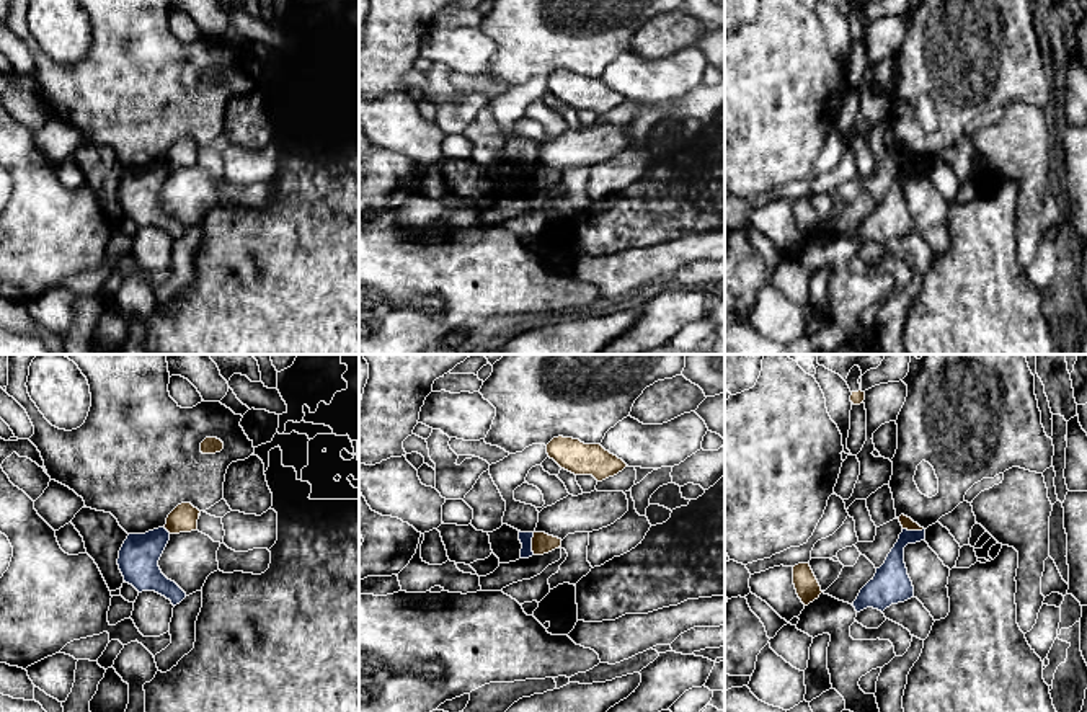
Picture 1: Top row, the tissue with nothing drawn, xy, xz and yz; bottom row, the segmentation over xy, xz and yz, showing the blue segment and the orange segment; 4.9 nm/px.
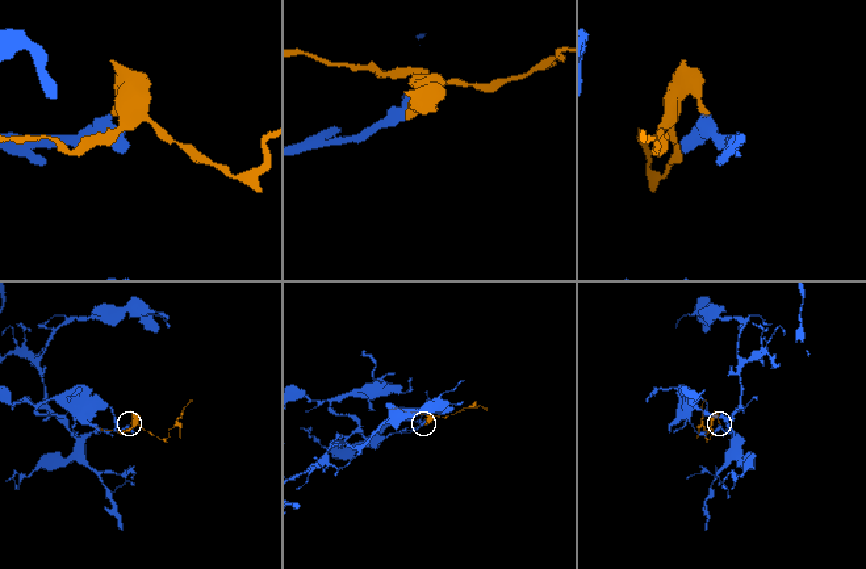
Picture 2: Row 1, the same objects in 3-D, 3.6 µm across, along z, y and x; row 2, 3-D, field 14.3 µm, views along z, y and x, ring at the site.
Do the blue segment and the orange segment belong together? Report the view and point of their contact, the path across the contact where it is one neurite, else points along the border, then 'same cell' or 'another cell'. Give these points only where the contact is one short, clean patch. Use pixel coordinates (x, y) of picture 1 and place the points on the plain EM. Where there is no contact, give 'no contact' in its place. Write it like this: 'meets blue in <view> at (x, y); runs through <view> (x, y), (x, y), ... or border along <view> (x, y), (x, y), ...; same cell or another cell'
meets blue in xz at (531, 178); border along xz (534, 167), (532, 188); another cell

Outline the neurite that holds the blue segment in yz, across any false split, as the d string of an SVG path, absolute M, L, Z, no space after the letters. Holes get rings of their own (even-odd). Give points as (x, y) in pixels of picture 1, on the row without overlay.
M903 163L898 176L888 188L885 198L876 202L875 211L860 224L854 242L857 247L873 242L885 245L891 238L904 237L914 232L914 220L904 198L904 181L925 173L925 163Z

